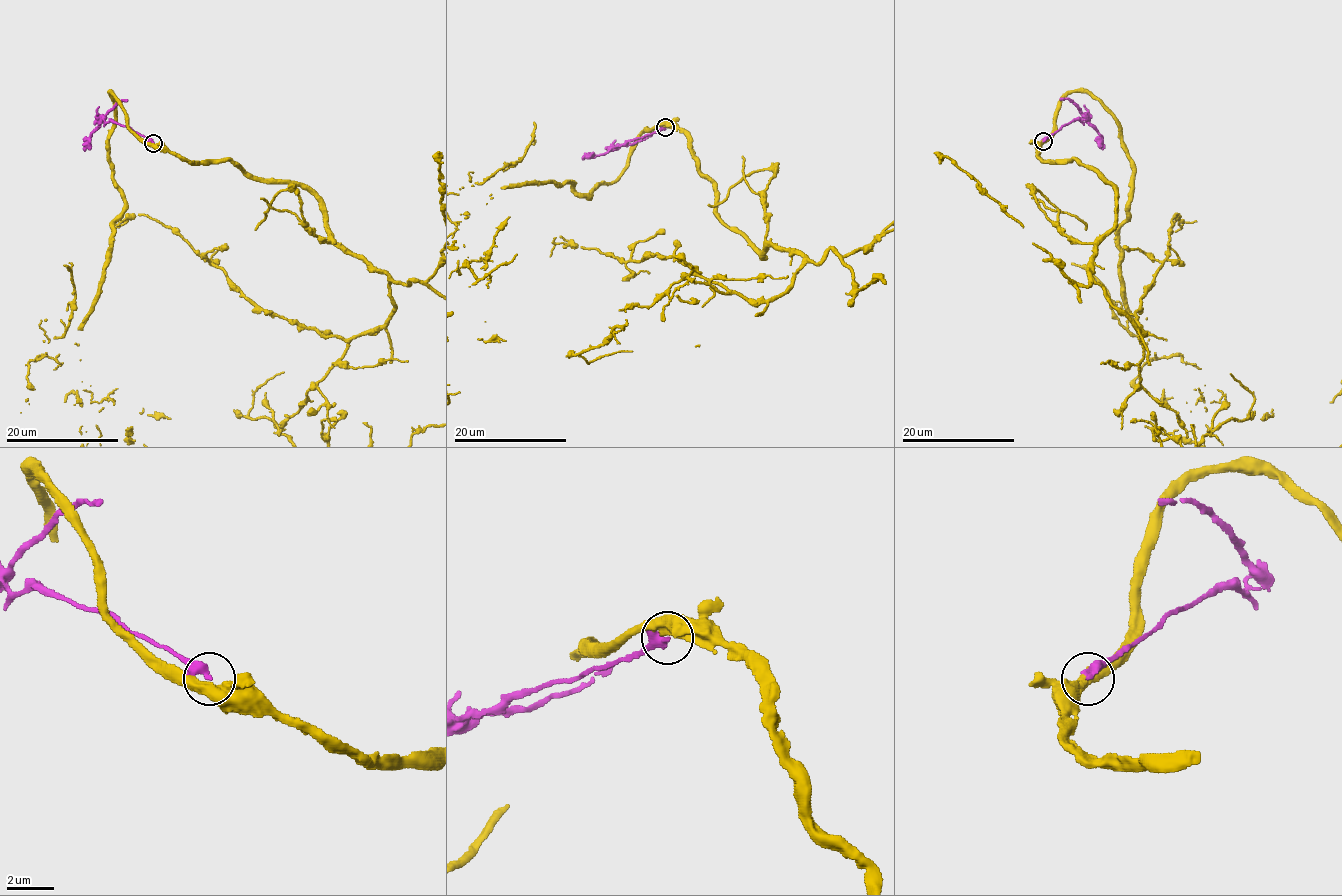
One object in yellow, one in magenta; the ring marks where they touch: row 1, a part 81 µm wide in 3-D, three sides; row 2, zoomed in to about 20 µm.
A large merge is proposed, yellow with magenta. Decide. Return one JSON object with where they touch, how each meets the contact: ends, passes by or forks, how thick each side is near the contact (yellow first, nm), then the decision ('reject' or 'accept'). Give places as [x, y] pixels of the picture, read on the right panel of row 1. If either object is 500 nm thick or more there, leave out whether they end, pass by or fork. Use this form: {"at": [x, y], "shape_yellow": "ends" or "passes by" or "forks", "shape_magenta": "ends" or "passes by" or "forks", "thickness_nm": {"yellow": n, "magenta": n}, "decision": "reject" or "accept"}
{"at": [1043, 141], "shape_yellow": "passes by", "shape_magenta": "passes by", "thickness_nm": {"yellow": 480, "magenta": 280}, "decision": "reject"}

